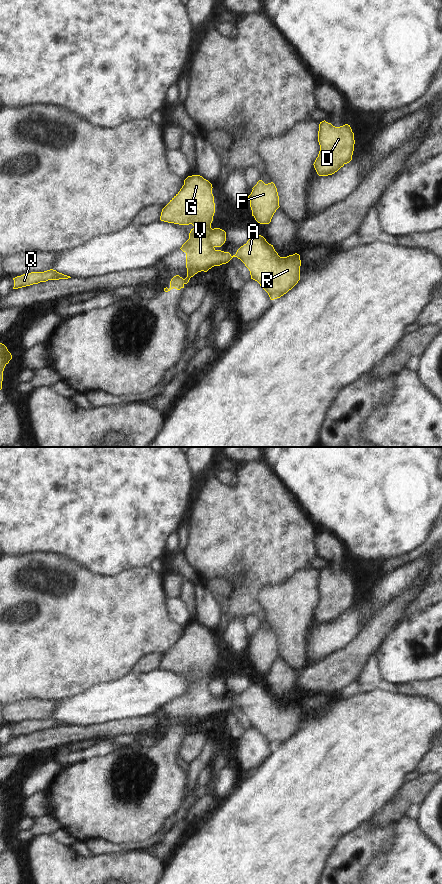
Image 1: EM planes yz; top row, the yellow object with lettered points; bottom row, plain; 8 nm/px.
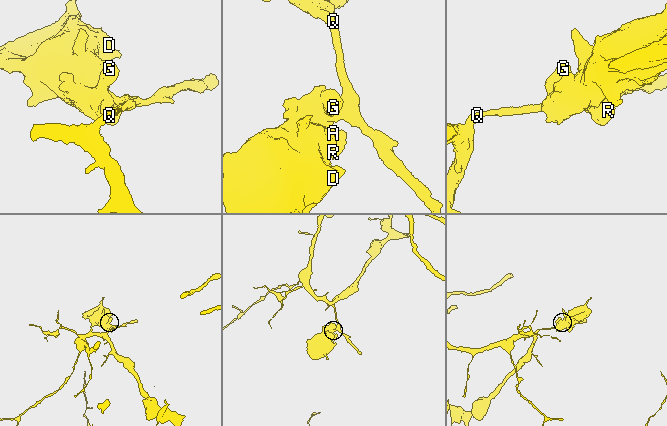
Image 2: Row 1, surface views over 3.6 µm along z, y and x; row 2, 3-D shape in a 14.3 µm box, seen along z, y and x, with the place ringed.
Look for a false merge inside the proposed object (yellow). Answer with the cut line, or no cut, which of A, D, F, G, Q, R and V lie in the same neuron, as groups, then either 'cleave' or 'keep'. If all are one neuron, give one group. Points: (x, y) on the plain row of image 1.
yz (211, 677), (210, 691), (213, 695) | A D F G R V / Q | cleave

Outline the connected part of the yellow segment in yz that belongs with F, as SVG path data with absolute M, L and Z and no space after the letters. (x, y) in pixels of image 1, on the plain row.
M259 628L248 644L252 664L260 672L269 672L279 654L277 636L273 630L265 632Z

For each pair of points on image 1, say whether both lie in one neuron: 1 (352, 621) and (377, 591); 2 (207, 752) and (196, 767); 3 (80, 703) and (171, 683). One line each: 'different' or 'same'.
1: same
2: same
3: same

